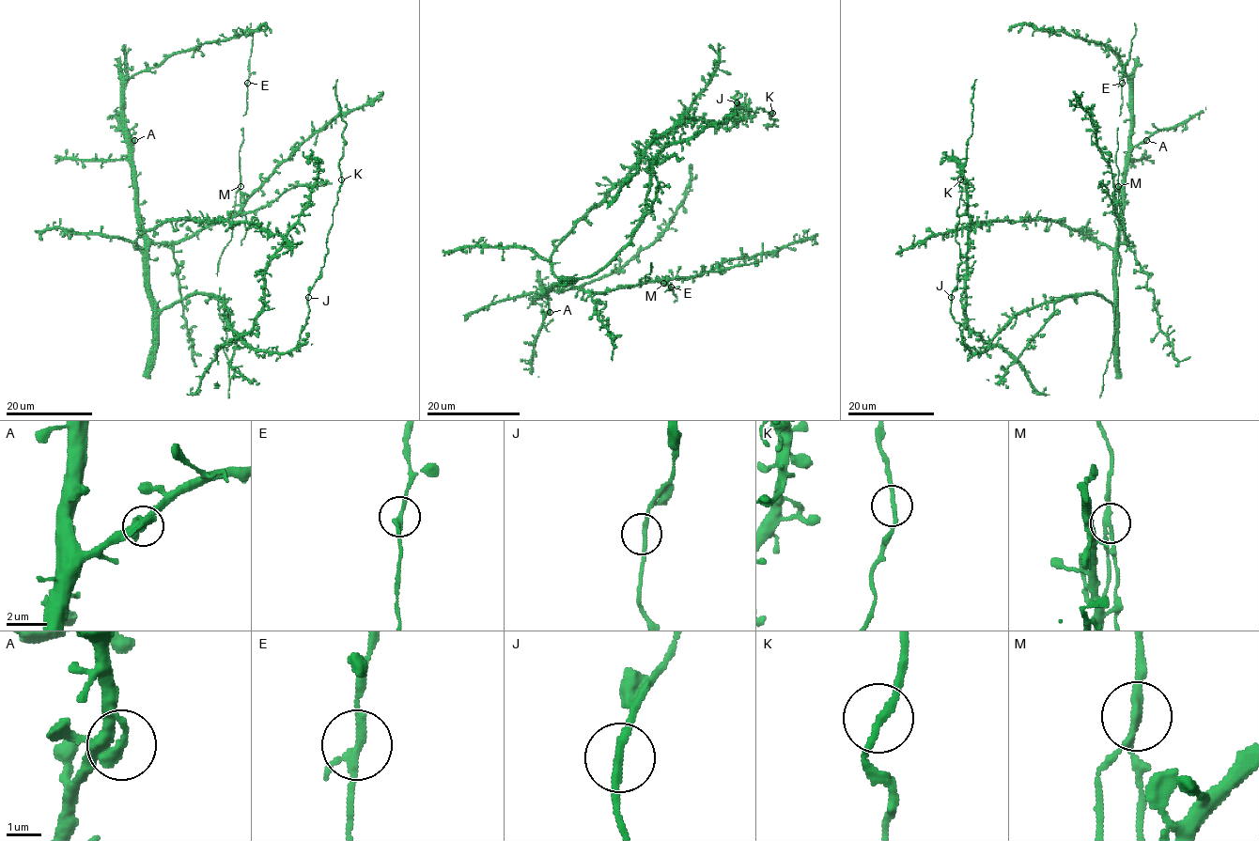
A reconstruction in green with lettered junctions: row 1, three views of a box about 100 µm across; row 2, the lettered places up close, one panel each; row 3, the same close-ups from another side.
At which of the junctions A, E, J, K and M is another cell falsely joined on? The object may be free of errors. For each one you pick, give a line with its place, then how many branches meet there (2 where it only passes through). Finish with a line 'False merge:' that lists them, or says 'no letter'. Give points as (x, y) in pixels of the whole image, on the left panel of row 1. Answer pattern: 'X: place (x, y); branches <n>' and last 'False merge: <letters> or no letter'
M: place (240, 186); branches 3
False merge: M

